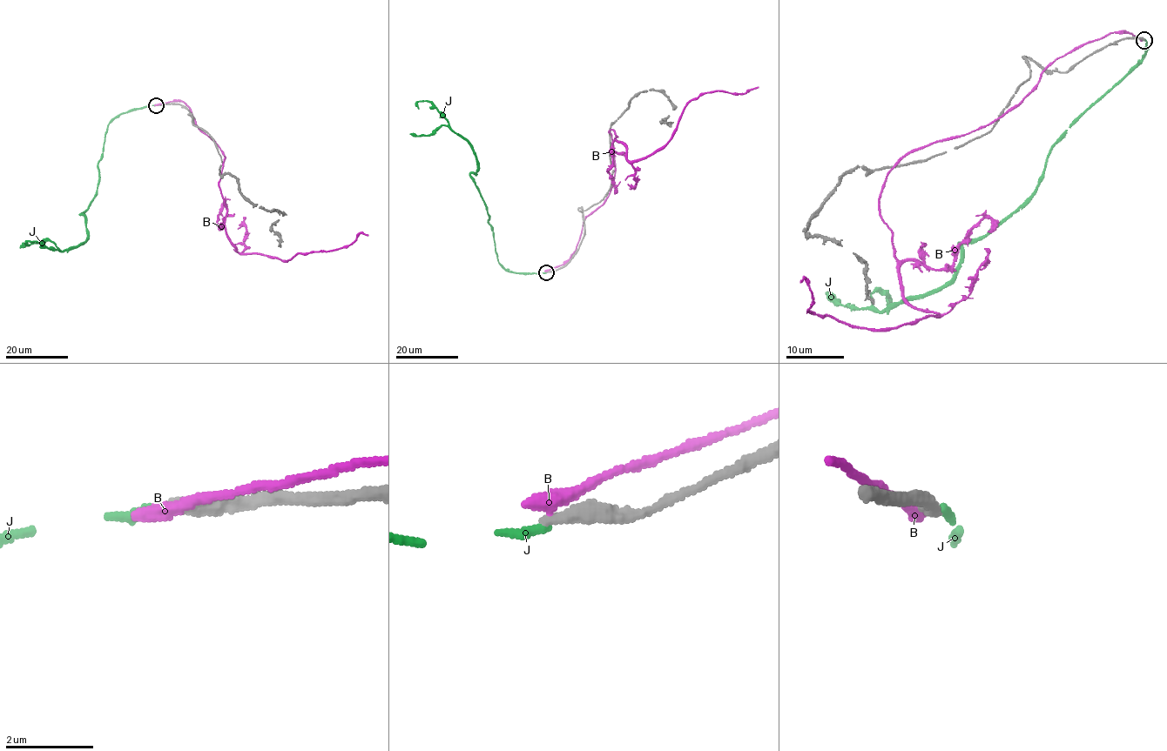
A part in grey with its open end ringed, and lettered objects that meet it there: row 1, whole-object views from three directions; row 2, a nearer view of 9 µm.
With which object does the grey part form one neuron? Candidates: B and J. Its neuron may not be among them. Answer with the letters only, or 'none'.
none

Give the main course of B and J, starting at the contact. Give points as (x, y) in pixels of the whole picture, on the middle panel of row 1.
B: (547, 271), (609, 195), (609, 131), (641, 160), (689, 102), (758, 87)
J: (547, 272), (510, 272), (498, 261), (470, 174), (473, 147), (430, 102), (418, 101), (418, 109)

